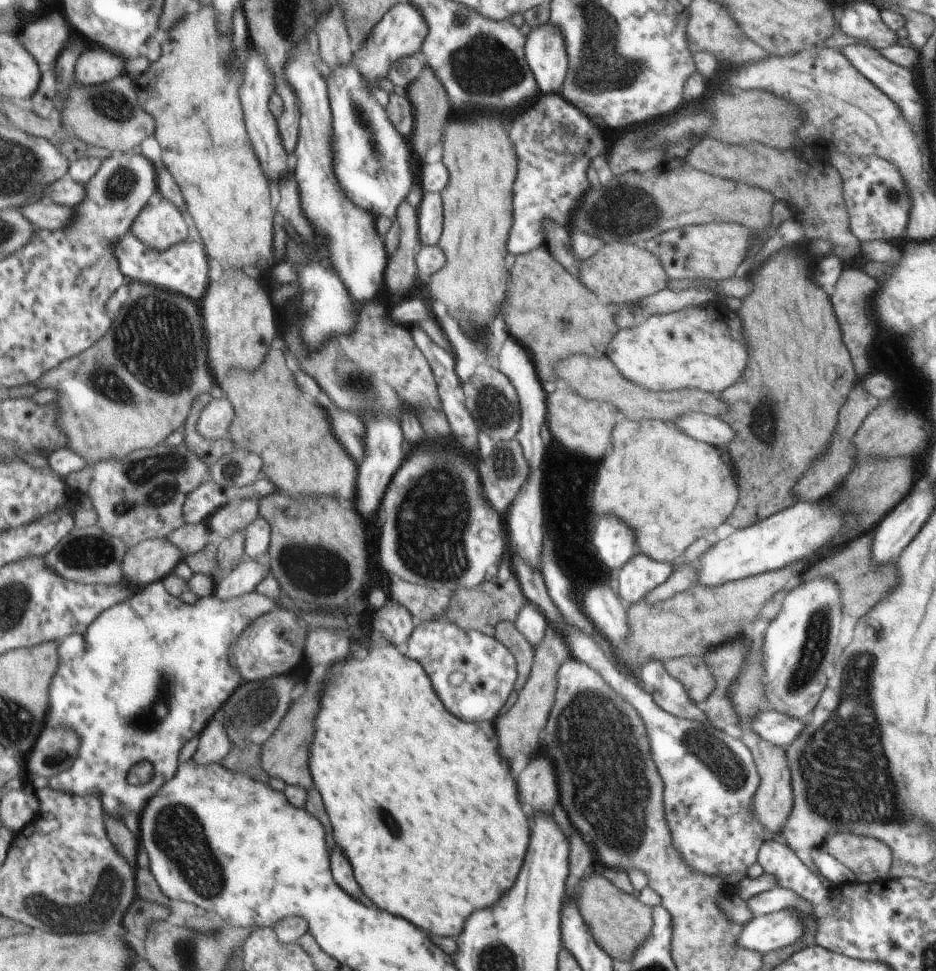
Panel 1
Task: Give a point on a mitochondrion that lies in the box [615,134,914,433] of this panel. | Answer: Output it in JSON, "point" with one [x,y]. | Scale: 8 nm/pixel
{"point":[891,196]}

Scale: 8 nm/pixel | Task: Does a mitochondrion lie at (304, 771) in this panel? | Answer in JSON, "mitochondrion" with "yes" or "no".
{"mitochondrion":"no"}

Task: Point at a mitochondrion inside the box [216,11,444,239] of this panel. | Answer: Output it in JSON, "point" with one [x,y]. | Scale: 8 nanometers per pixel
{"point":[364,122]}

